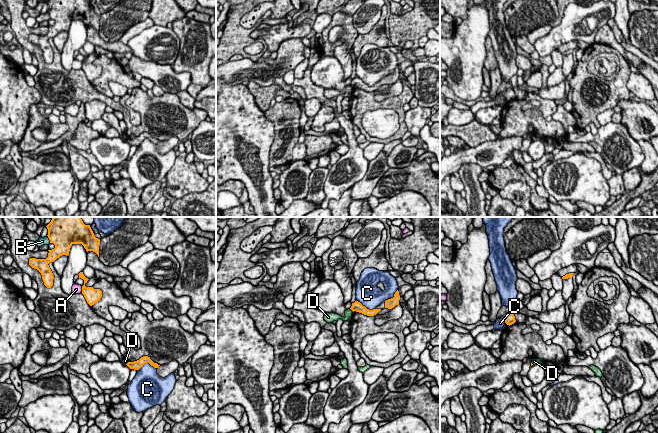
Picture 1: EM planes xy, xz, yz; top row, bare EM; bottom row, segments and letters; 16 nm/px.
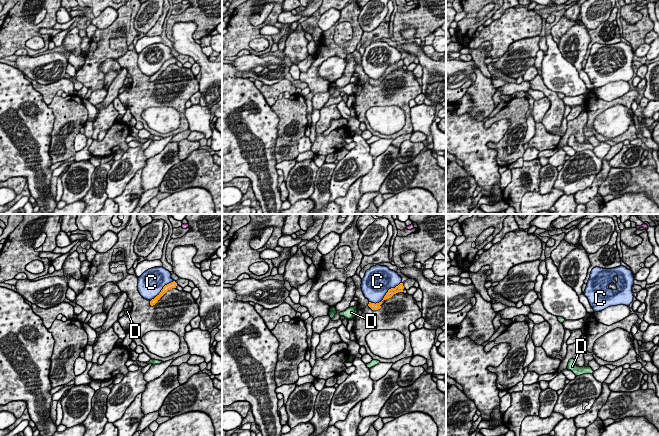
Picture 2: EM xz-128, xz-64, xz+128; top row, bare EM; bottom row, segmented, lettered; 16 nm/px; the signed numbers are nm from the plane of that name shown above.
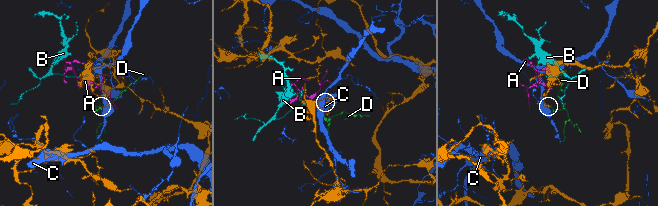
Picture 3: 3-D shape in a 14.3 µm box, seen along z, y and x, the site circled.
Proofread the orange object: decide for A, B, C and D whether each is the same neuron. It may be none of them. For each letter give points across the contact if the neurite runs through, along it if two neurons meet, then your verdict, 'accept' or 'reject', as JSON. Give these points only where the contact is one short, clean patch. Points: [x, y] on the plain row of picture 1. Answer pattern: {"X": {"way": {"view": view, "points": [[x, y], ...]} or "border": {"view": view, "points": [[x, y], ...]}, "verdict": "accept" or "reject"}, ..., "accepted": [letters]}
{"A": {"border": {"view": "xy", "points": [[81, 62], [82, 68]]}, "verdict": "reject"}, "B": {"verdict": "reject"}, "C": {"verdict": "reject"}, "D": {"border": {"view": "xz", "points": [[350, 84], [353, 87]]}, "verdict": "reject"}, "accepted": []}

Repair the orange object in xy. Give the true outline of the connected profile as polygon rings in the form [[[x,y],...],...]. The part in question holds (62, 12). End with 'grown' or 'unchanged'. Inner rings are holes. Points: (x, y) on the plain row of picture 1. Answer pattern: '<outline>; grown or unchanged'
[[[48,0],[46,3],[48,5],[47,12],[55,24],[48,26],[46,35],[30,34],[29,41],[41,49],[44,61],[51,64],[54,52],[48,40],[62,31],[68,32],[73,20],[82,20],[87,28],[93,27],[99,33],[100,15],[95,13],[90,1]]]; unchanged

